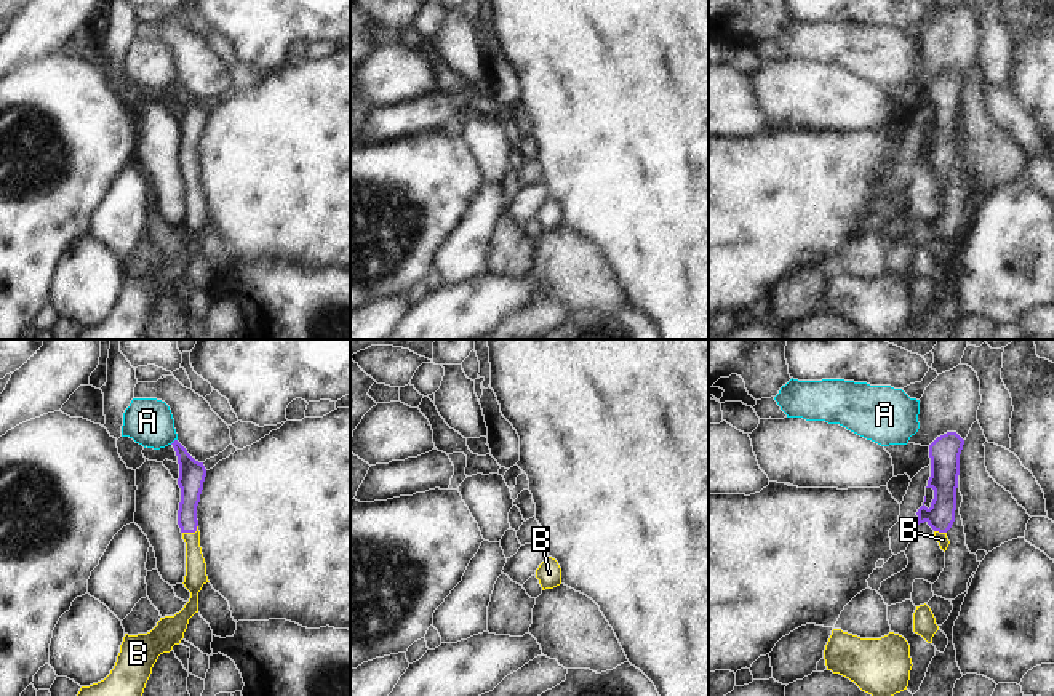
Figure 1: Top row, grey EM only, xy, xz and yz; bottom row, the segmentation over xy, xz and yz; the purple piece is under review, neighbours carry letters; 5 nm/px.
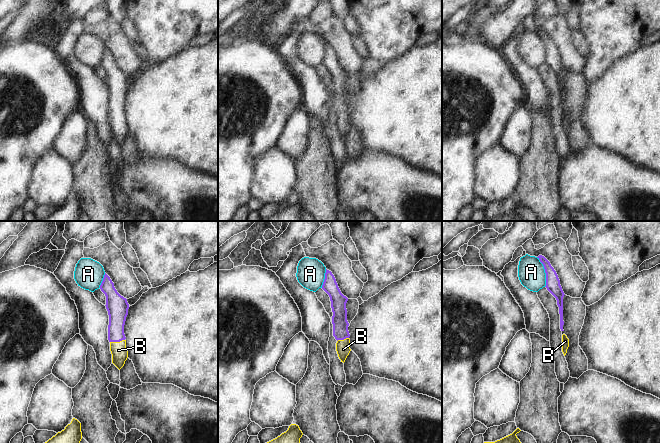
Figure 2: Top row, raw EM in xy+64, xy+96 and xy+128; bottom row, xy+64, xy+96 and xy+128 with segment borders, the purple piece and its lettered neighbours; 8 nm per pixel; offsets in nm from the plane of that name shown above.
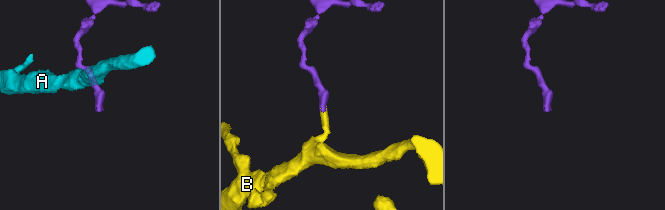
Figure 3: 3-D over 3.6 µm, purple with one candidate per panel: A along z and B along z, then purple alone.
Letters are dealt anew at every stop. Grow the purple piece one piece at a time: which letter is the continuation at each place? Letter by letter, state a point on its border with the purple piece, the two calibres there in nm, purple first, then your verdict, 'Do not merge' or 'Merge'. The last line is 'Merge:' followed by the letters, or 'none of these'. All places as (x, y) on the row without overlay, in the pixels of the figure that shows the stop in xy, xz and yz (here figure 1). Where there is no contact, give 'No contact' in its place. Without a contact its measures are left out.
A: Touches purple at xy (175, 82). Thickness 130 nm (purple) against 240 nm. Do not merge
B: Touches purple at xy (191, 173). Thickness 130 nm (purple) against 110 nm. Merge
Merge: B.

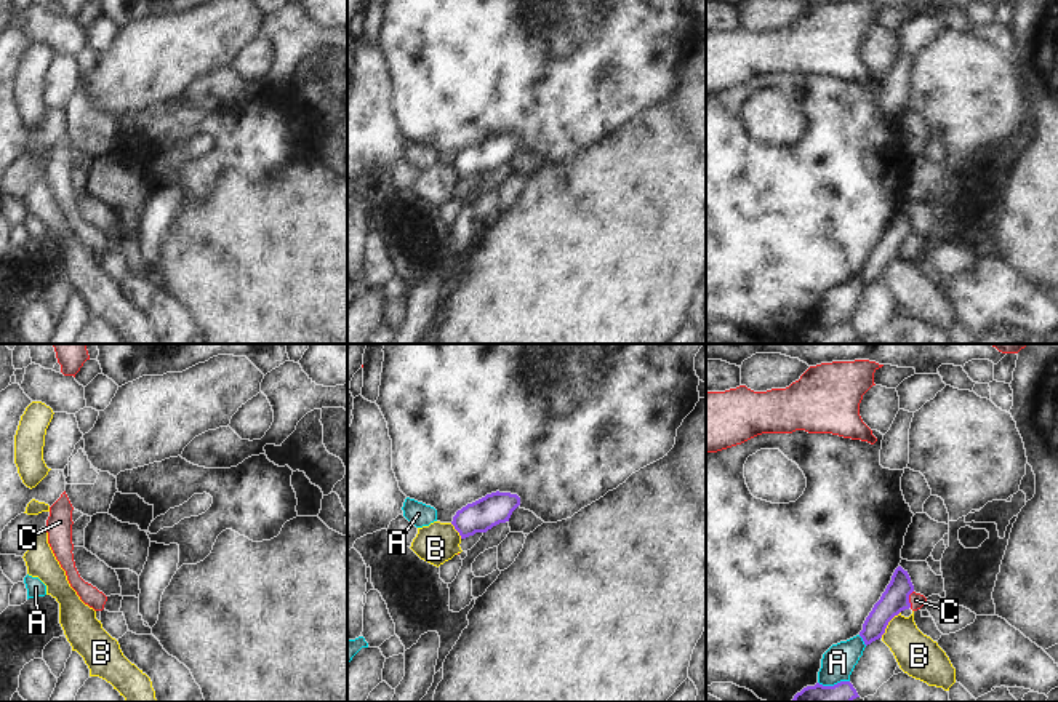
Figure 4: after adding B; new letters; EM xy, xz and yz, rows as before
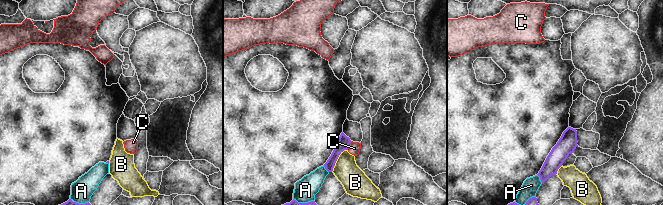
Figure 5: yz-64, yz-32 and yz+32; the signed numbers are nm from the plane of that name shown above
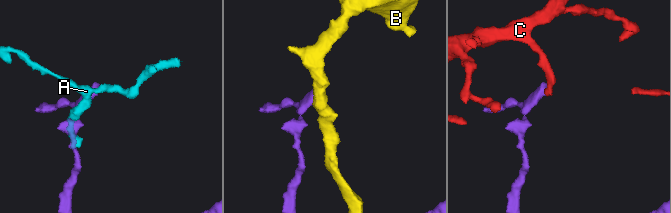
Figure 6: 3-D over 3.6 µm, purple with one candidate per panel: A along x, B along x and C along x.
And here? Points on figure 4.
A: Touches purple at yz (863, 282). Thickness 130 nm (purple) against 170 nm. Do not merge
B: Touches purple at yz (887, 266). Thickness 140 nm (purple) against 220 nm. Do not merge
C: Touches purple at yz (908, 240). Thickness 140 nm (purple) against 70 nm. Do not merge
Merge: none of these.

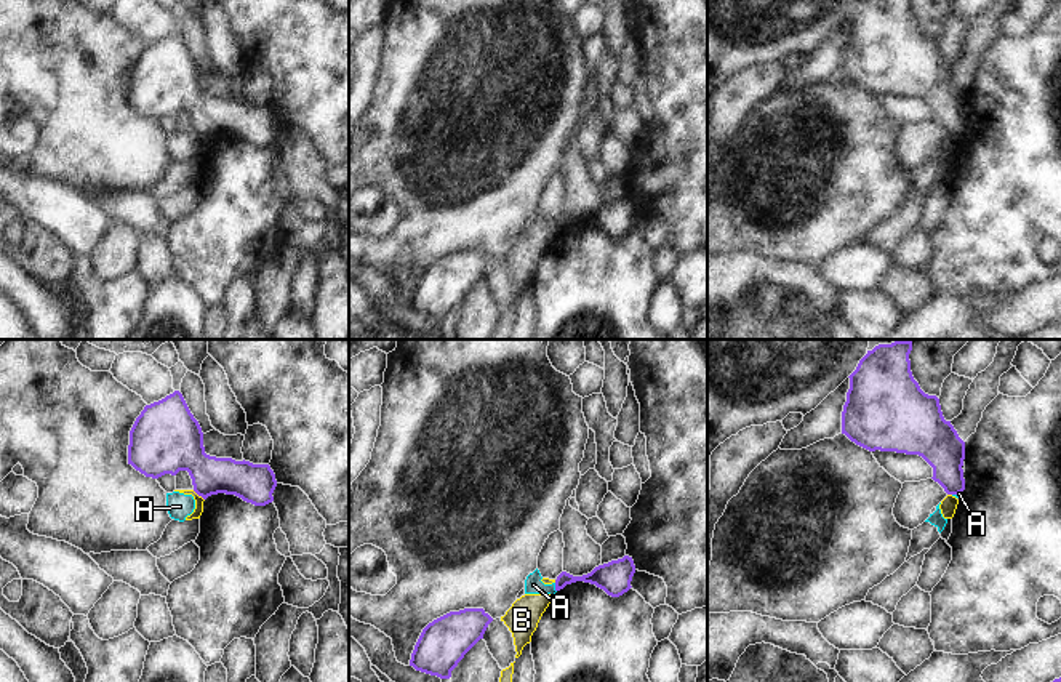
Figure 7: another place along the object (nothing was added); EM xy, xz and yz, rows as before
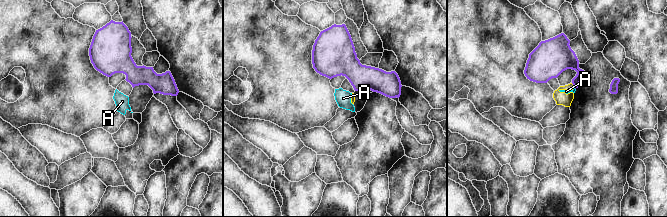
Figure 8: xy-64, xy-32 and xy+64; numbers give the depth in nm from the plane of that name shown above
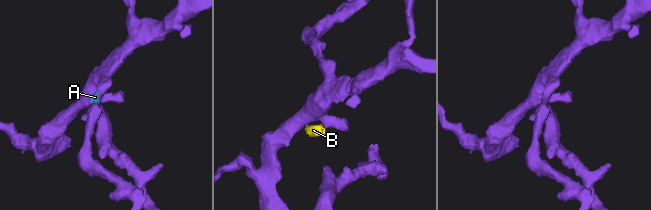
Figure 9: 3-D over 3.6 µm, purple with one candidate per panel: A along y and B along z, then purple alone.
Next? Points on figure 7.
A: Touches purple at xz (556, 229). Thickness 120 nm (purple) against 90 nm. Do not merge
B: Touches purple at xy (199, 136). Thickness 220 nm (purple) against 50 nm. Do not merge
Merge: none of these.

